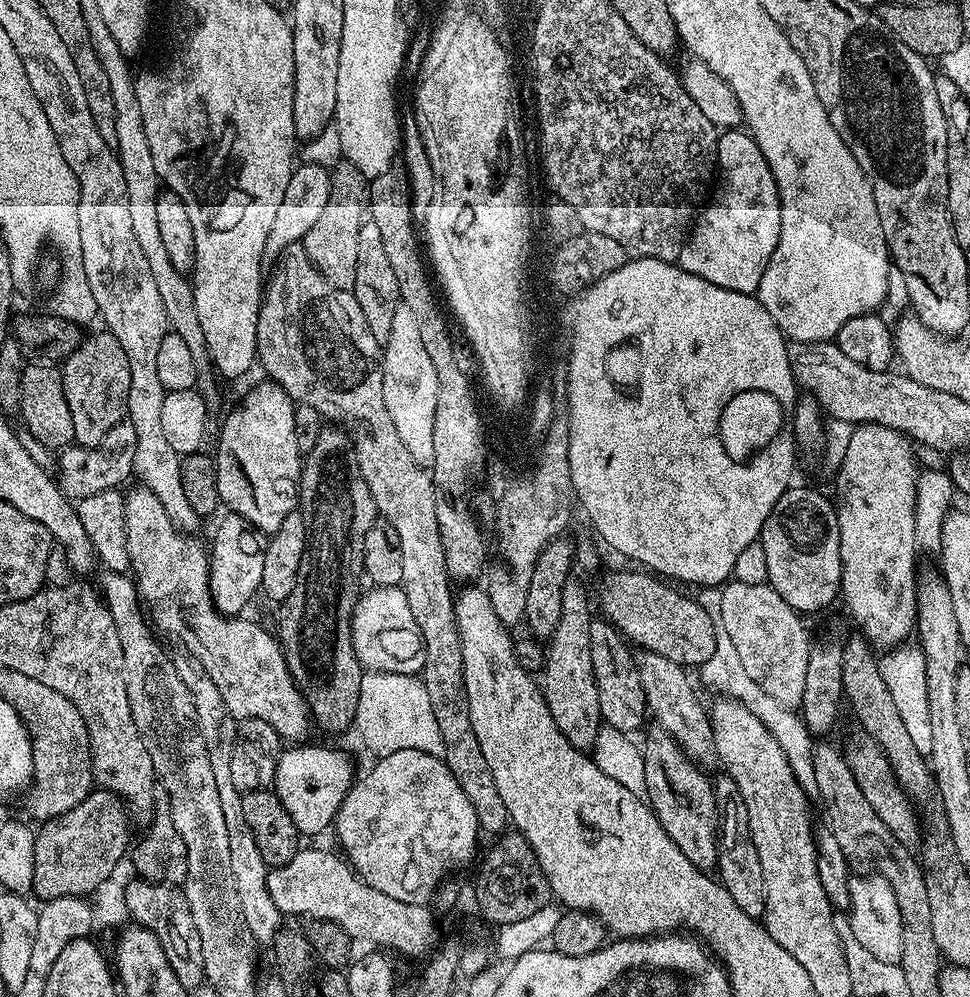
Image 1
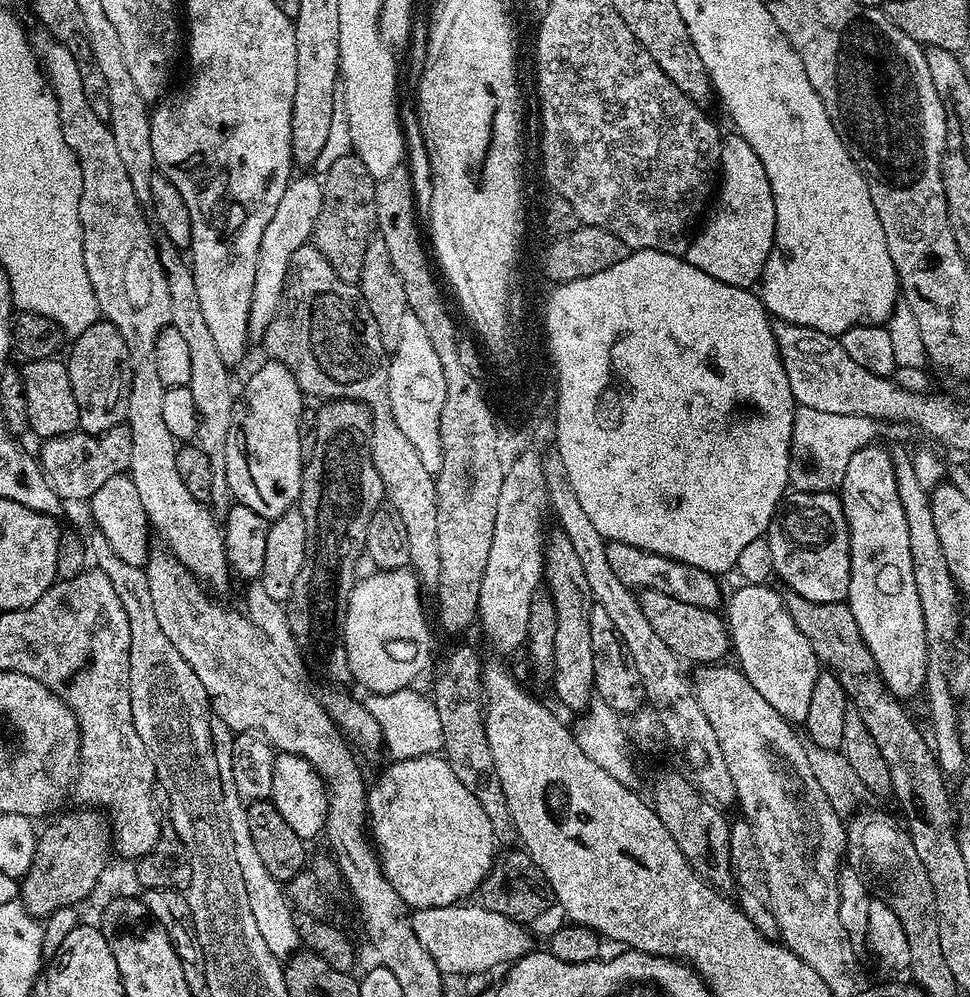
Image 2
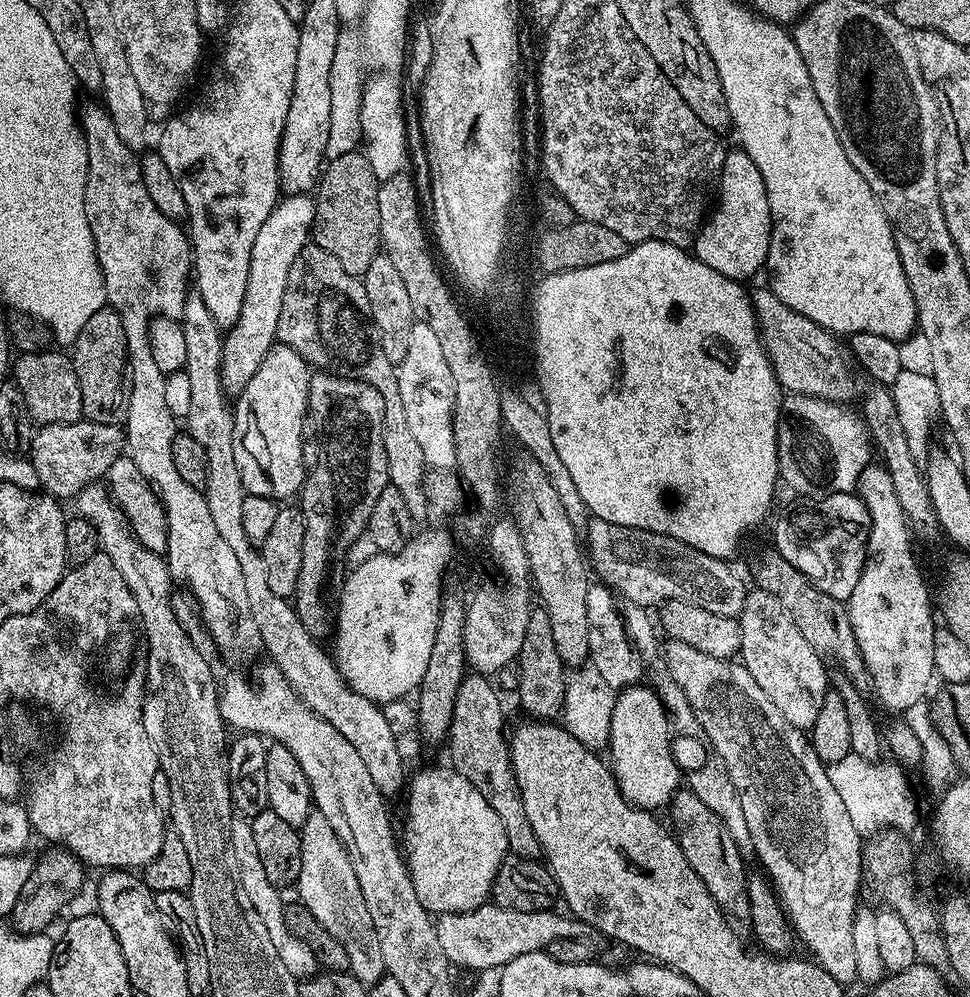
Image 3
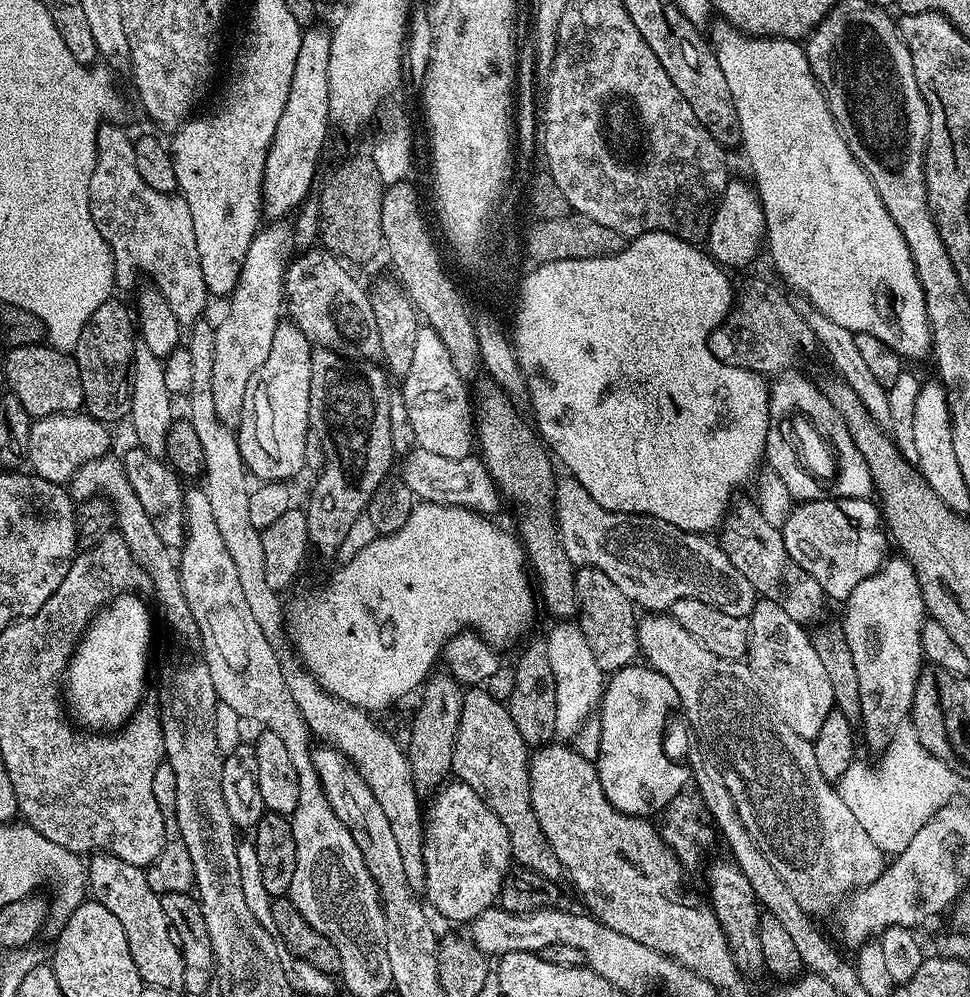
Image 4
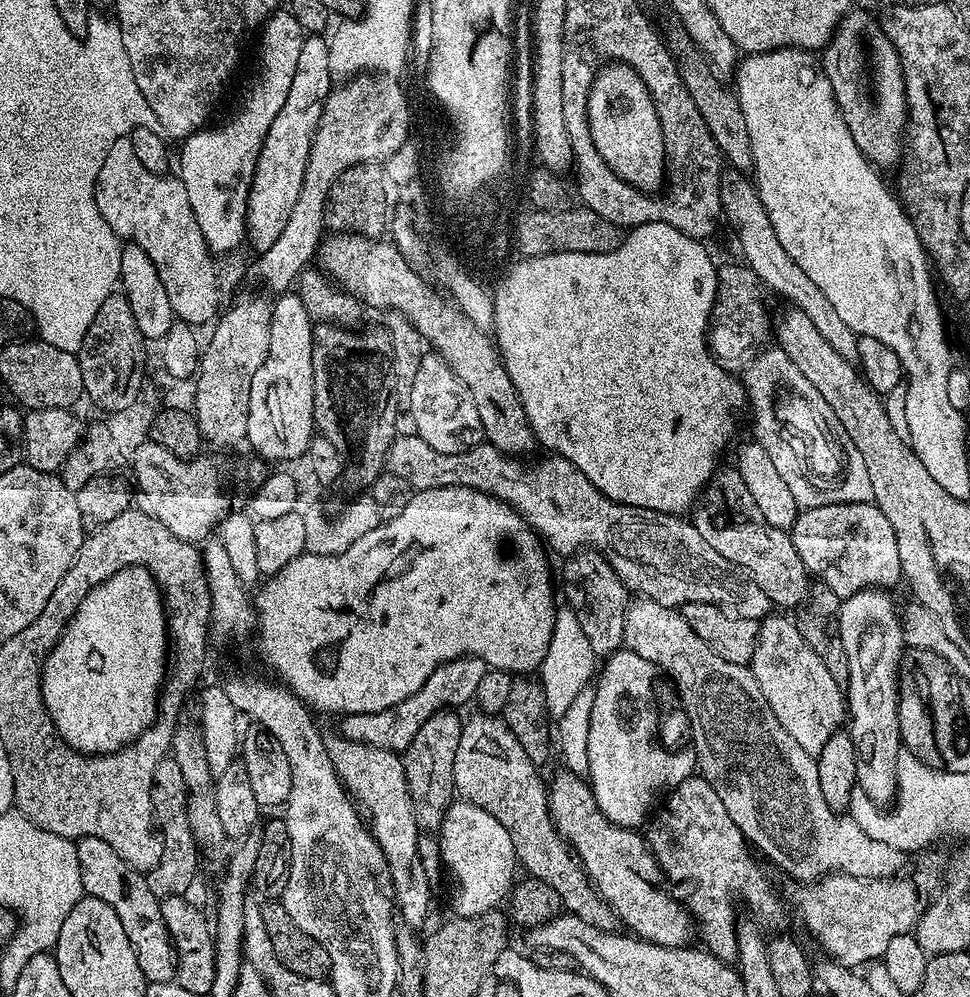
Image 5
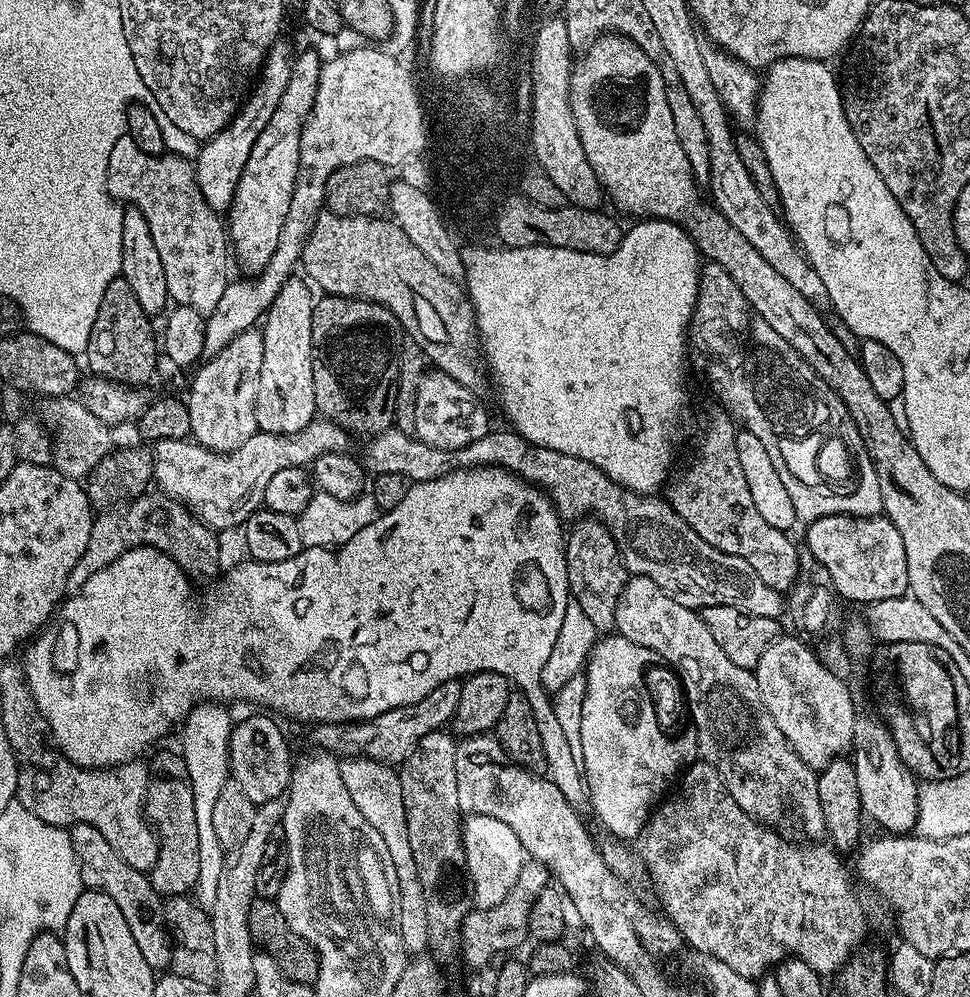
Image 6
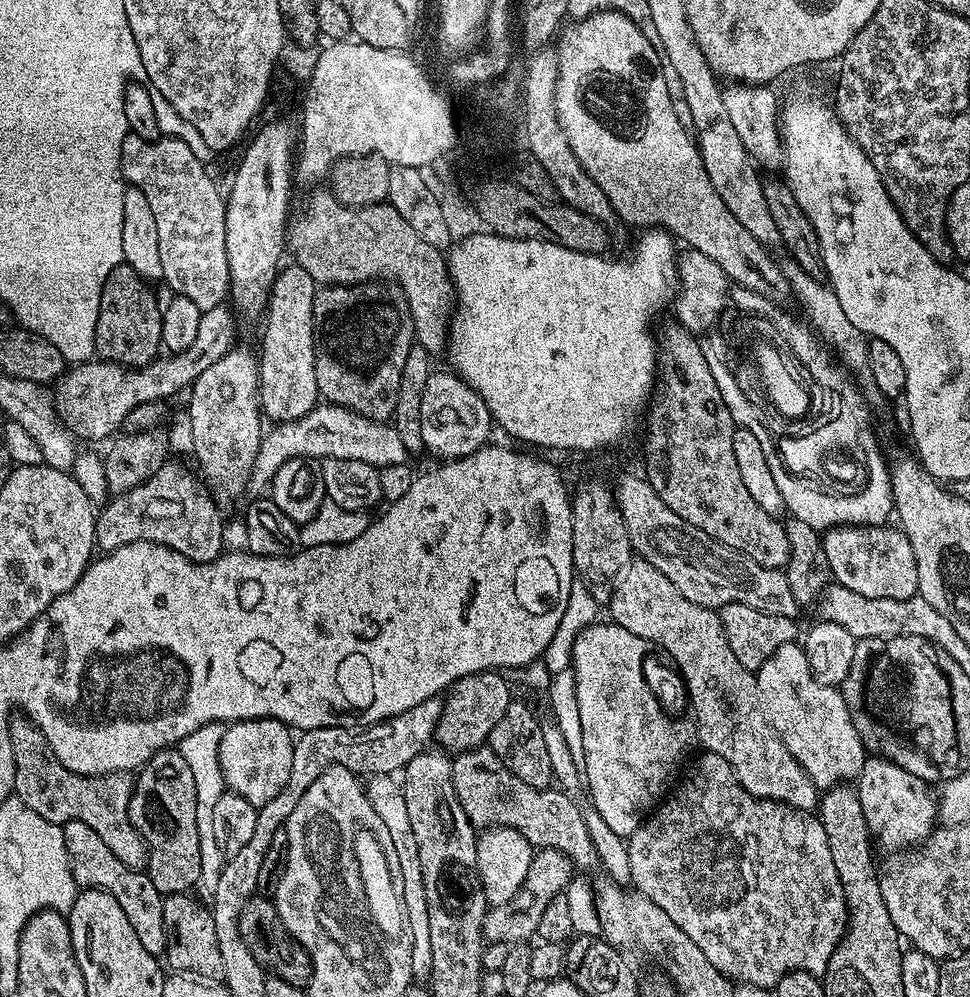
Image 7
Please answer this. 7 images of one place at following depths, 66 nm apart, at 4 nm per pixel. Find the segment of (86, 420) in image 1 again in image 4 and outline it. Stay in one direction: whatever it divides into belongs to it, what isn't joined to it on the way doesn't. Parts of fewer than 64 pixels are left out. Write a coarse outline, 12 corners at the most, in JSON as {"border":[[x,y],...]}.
{"border":[[119,298],[78,338],[84,408],[113,422],[132,411],[138,328]]}

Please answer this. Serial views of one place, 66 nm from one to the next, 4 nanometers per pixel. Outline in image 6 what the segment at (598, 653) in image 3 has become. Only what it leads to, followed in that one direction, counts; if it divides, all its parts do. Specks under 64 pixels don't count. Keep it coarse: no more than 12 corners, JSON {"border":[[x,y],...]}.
{"border":[[577,520],[564,553],[571,599],[615,629],[626,569],[612,531]]}

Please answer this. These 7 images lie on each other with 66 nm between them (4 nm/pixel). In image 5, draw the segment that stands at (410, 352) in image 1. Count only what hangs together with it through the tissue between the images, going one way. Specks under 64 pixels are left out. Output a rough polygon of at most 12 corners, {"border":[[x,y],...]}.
{"border":[[435,351],[410,386],[415,435],[442,454],[484,440],[470,390]]}

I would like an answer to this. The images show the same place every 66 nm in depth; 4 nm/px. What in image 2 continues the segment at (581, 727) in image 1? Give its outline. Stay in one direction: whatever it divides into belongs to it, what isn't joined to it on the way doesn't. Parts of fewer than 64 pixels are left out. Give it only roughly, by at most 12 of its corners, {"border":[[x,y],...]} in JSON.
{"border":[[563,534],[542,580],[557,611],[552,688],[580,714],[594,699],[582,562]]}

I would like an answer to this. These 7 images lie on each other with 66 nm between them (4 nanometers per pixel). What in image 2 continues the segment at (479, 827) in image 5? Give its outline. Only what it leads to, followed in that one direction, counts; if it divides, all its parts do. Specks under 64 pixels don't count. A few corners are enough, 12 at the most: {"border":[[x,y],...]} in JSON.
{"border":[[443,755],[389,765],[366,817],[412,910],[467,901],[498,855]]}

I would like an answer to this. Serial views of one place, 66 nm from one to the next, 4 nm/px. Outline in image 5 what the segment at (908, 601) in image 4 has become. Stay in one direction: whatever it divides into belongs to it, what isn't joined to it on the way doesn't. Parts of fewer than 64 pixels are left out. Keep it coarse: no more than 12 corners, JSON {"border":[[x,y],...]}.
{"border":[[887,591],[841,599],[856,782],[896,798],[902,616]]}

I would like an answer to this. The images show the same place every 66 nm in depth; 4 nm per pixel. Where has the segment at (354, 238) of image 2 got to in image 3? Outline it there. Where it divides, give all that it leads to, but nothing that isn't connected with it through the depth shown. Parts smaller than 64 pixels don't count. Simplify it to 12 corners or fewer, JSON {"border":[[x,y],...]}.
{"border":[[360,150],[328,160],[311,239],[346,274],[382,252],[380,181]]}

